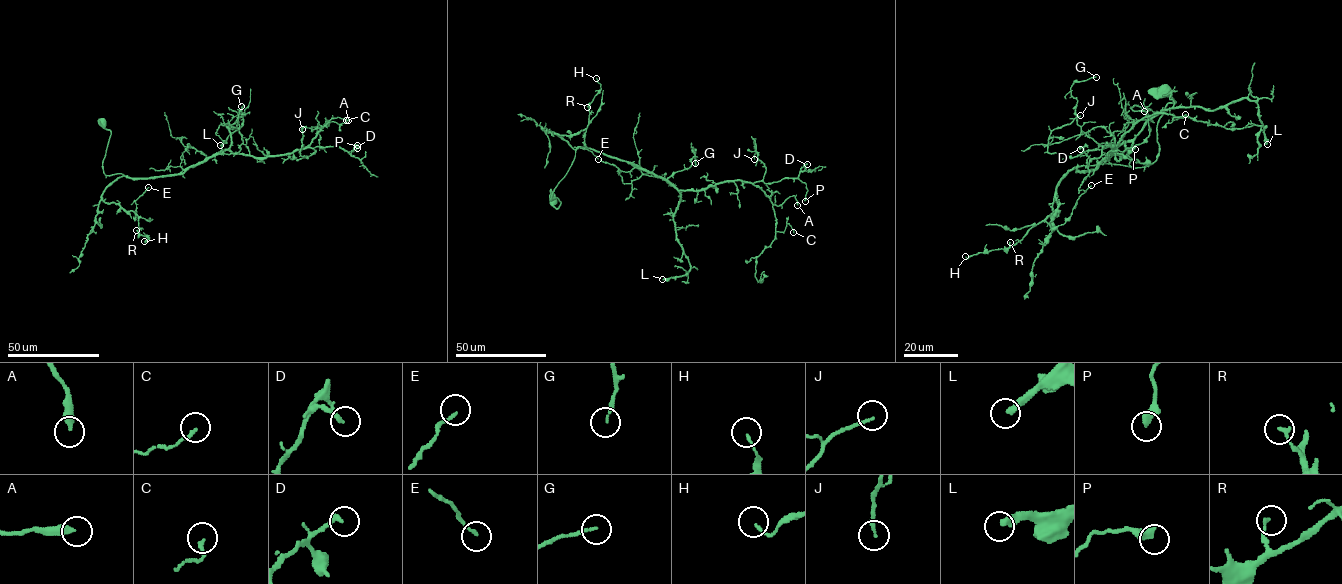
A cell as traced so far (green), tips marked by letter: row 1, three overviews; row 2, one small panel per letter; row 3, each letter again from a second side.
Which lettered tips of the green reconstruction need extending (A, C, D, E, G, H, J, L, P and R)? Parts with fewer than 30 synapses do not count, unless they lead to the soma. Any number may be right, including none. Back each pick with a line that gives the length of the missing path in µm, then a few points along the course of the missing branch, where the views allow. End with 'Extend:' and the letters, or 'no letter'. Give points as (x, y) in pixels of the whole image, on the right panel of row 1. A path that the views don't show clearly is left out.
L: Missing length about 80 µm
Extend: L

